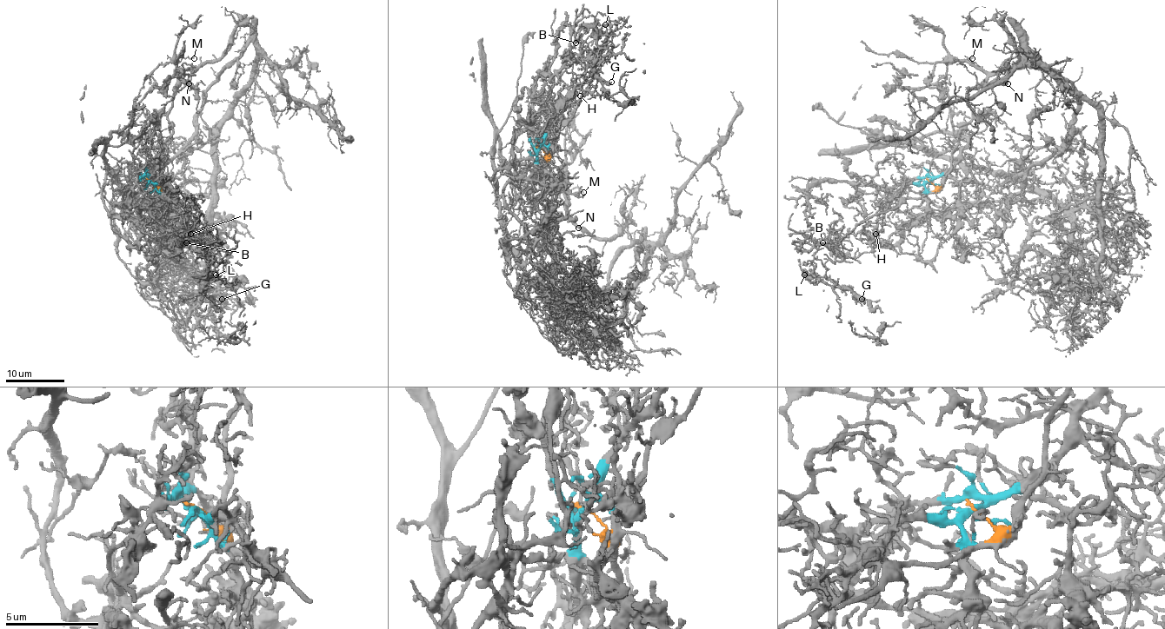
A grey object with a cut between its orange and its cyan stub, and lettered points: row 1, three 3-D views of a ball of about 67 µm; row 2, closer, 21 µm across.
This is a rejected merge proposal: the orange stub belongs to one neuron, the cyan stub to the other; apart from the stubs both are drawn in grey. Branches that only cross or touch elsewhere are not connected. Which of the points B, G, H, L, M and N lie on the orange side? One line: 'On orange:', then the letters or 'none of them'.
On orange: M, N

